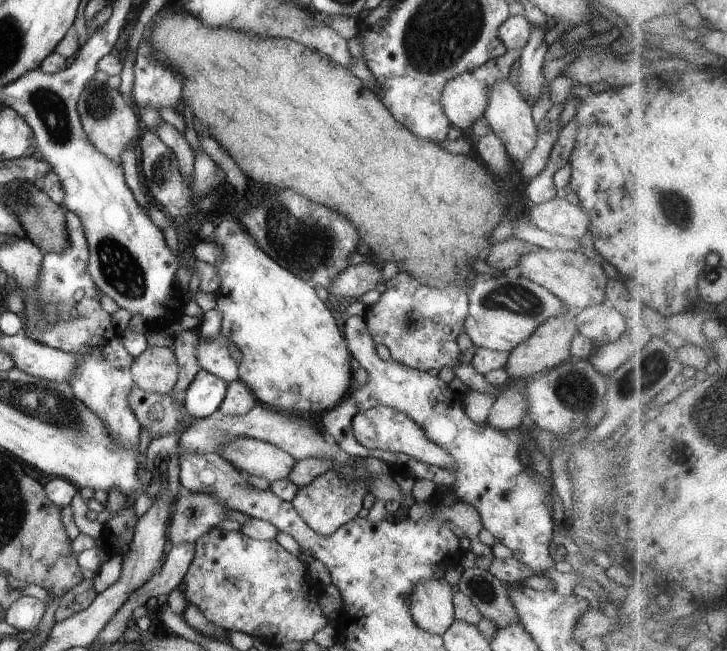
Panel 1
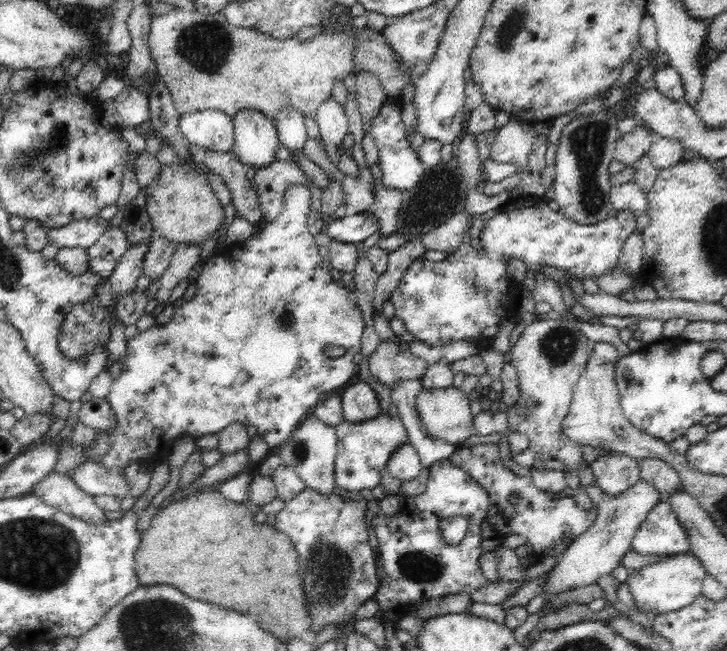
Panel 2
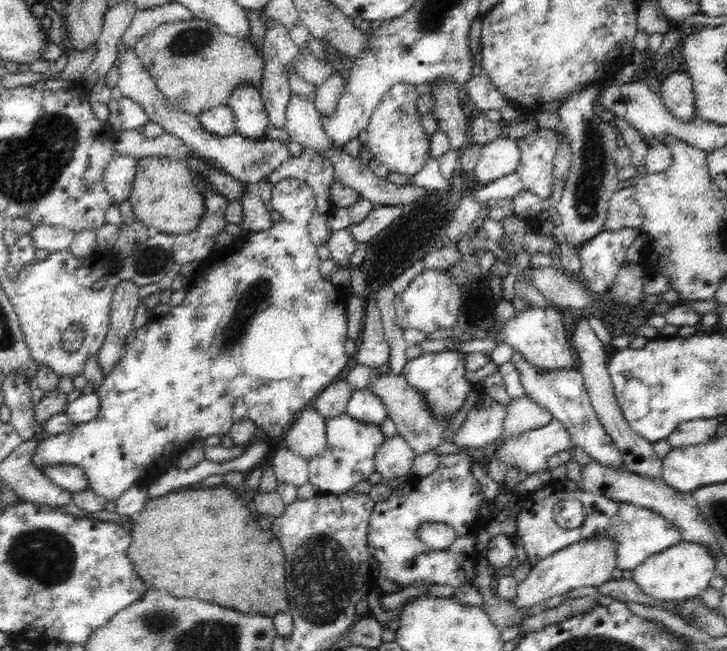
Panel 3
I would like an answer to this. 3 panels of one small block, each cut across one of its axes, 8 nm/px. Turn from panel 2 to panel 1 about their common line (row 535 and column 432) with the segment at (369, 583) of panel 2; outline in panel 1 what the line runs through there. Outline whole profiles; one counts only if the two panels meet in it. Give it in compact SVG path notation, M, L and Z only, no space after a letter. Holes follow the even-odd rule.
M399 272L397 276L384 283L388 290L381 294L376 304L365 310L363 319L372 341L375 345L388 348L391 361L422 372L432 368L448 368L454 370L455 376L470 390L492 394L494 399L498 394L502 394L501 389L490 386L484 375L471 363L460 362L461 350L457 344L457 336L463 331L468 316L467 290L456 286L430 288L406 272Z

